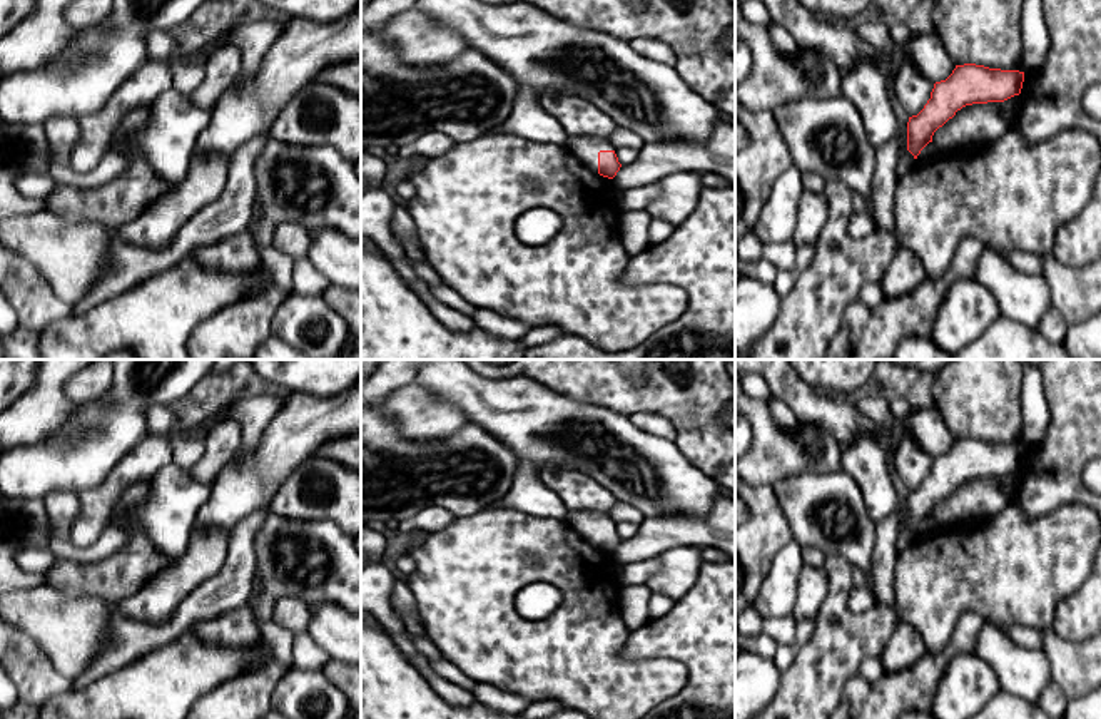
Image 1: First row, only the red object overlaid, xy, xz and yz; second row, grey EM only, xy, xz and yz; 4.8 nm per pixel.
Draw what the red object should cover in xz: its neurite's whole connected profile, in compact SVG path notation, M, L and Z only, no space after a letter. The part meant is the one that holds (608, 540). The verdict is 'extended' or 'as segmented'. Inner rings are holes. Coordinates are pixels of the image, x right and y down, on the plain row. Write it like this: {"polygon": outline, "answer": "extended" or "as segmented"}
{"polygon": "M568 510L566 523L603 552L613 553L622 542L610 515Z", "answer": "extended"}

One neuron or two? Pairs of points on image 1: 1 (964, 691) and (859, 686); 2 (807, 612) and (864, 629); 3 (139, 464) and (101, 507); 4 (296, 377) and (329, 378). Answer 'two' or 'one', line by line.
1: two
2: two
3: one
4: one

